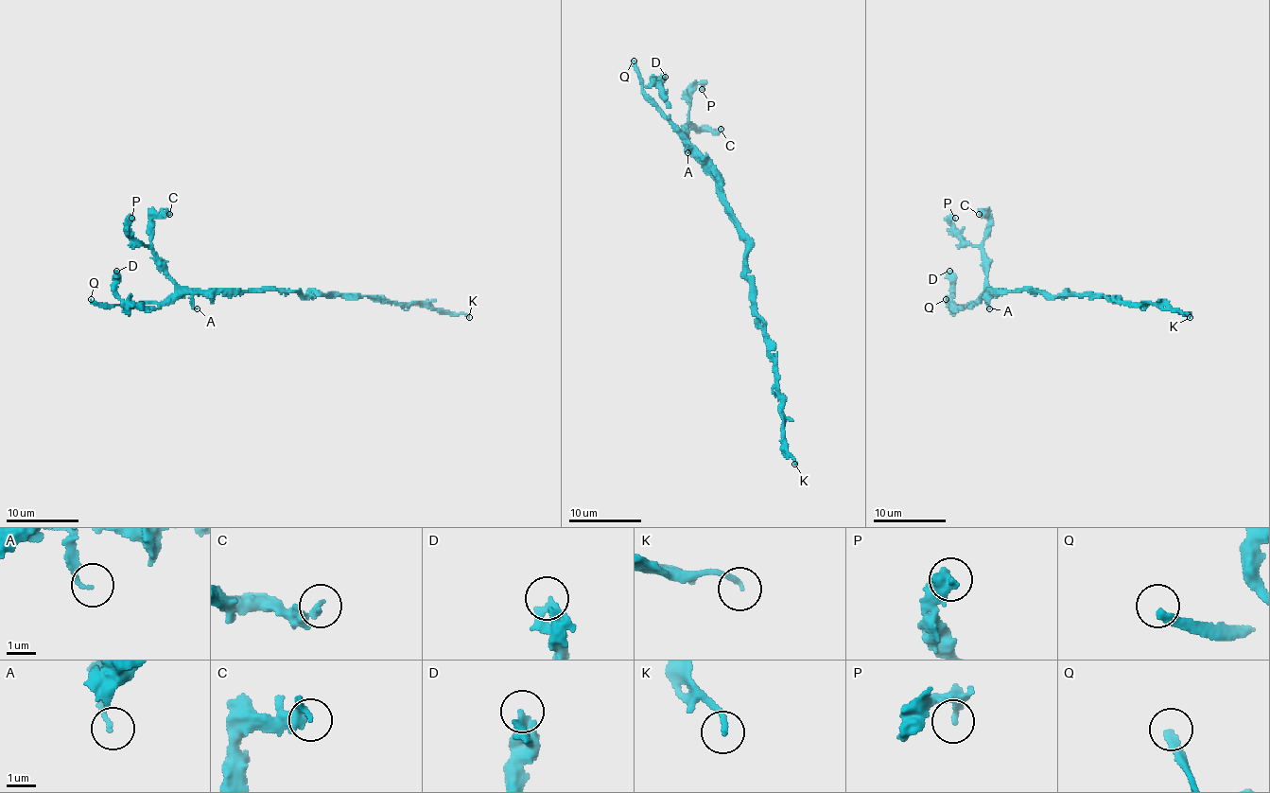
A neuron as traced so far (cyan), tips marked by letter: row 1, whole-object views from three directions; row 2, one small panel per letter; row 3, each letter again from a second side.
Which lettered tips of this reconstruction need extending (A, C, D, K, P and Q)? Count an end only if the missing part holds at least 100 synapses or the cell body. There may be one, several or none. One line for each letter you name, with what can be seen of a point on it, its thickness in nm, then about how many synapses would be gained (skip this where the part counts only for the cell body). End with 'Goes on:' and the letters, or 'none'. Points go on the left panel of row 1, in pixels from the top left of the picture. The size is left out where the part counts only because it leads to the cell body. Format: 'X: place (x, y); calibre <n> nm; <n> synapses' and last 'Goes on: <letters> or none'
Q: place (91, 299); calibre 280 nm; 140 synapses
Goes on: Q

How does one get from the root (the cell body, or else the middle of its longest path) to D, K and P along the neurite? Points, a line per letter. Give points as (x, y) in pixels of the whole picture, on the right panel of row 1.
D: (1040, 294), (991, 290), (968, 308), (956, 308), (950, 299), (949, 271)
K: (1040, 294), (1062, 297), (1109, 295), (1131, 303), (1159, 303), (1161, 310), (1180, 310), (1190, 317)
P: (1040, 294), (1027, 290), (989, 290), (982, 254), (980, 249), (962, 239), (951, 223), (951, 218), (955, 218)

